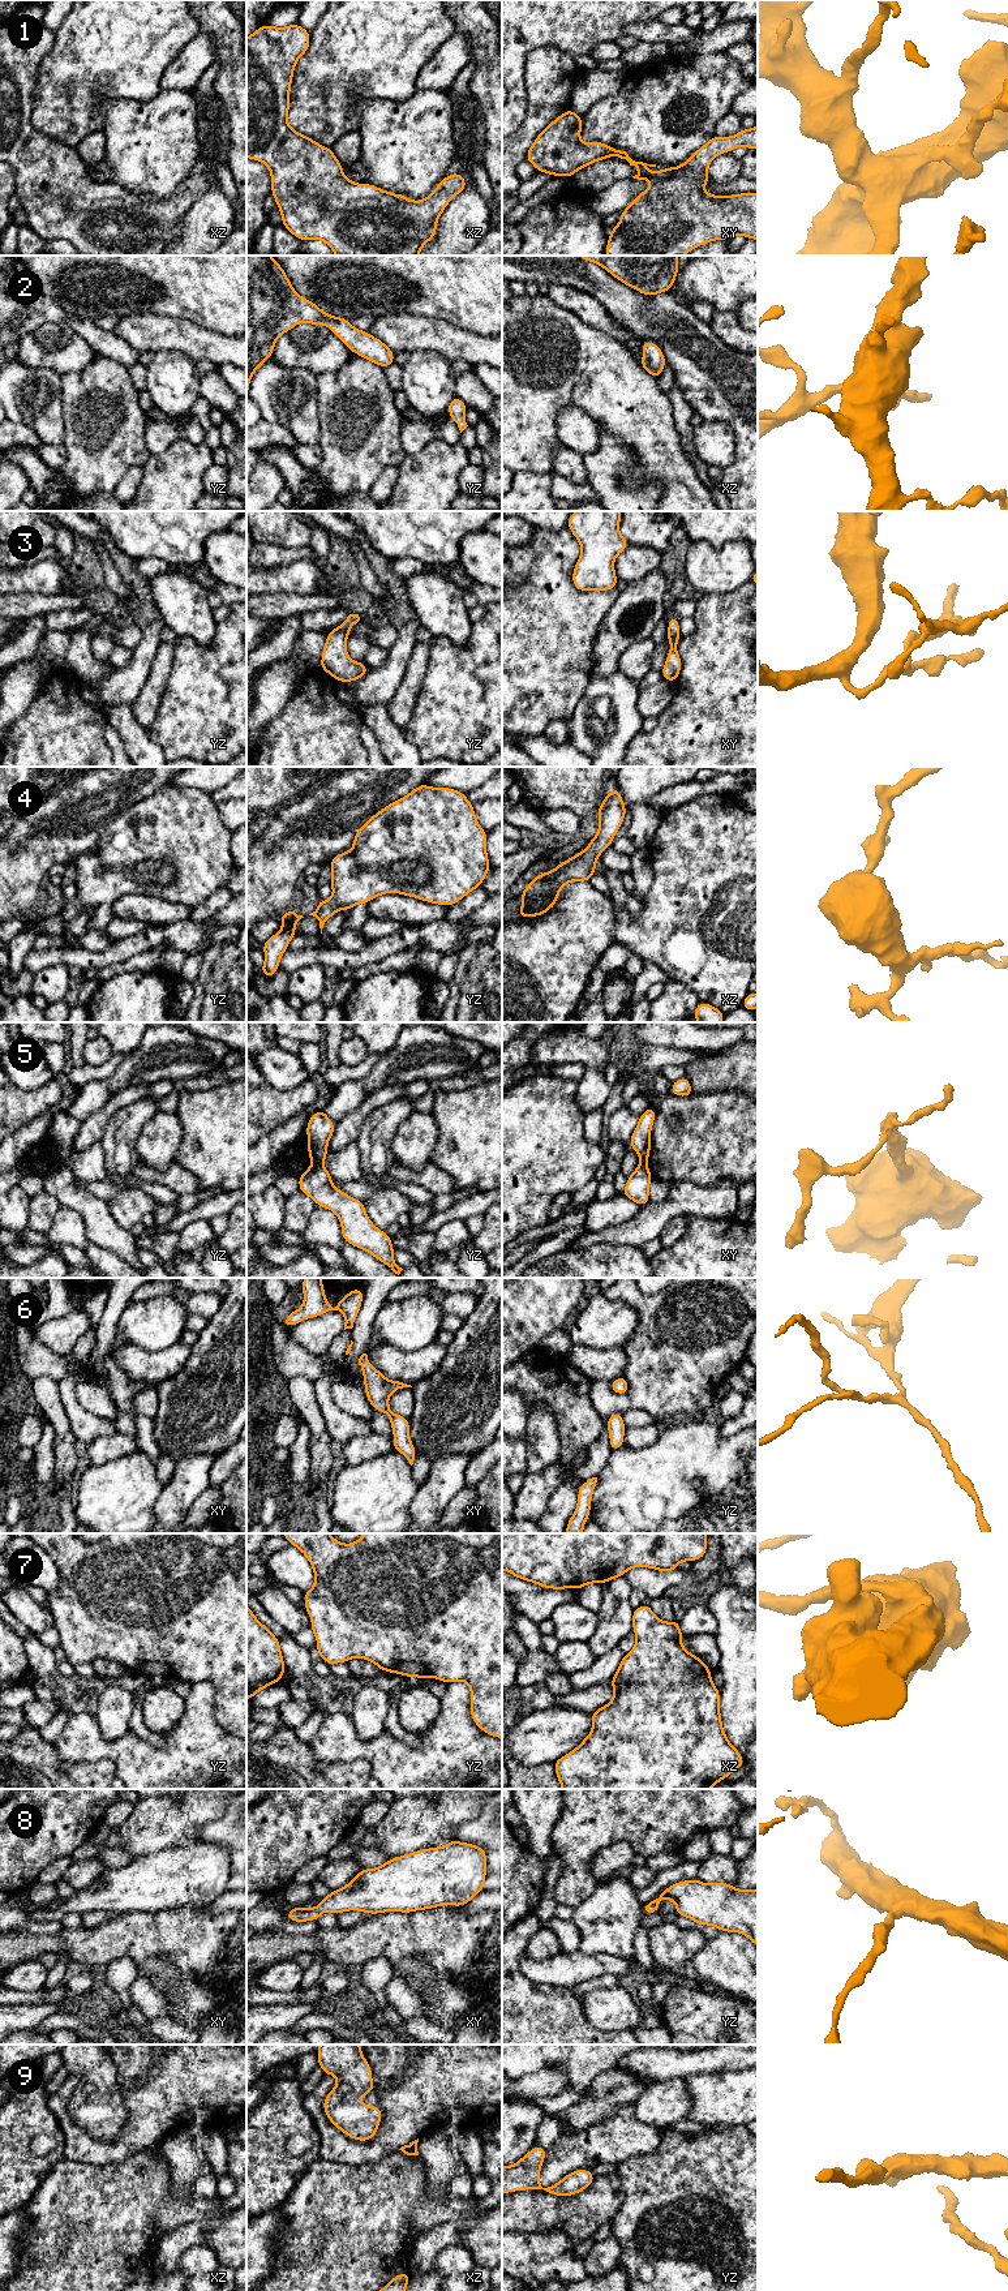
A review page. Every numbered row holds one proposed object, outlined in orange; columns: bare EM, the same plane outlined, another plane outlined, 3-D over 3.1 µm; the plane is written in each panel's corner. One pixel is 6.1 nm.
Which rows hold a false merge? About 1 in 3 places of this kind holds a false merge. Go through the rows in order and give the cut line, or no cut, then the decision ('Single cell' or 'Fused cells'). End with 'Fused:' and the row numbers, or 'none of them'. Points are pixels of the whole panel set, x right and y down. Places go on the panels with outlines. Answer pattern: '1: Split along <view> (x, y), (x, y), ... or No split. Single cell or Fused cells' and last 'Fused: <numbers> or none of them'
1: No split. Single cell
2: No split. Single cell
3: No split. Single cell
4: No split. Single cell
5: Split along yz (313, 1162), (321, 1165). Fused cells
6: No split. Single cell
7: No split. Single cell
8: No split. Single cell
9: No split. Single cell
Fused: 5

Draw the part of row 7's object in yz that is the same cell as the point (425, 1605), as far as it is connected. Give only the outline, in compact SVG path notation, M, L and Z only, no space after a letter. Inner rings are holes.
M282 1533L309 1559L314 1571L314 1586L304 1592L305 1610L317 1638L316 1652L327 1665L365 1659L382 1672L417 1677L433 1677L446 1683L464 1681L471 1690L472 1721L486 1734L502 1738L502 1533L365 1533L352 1544L342 1544L329 1533Z

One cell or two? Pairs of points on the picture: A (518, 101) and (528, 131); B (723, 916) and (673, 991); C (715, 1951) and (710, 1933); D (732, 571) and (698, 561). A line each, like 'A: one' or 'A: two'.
A: two
B: two
C: two
D: one

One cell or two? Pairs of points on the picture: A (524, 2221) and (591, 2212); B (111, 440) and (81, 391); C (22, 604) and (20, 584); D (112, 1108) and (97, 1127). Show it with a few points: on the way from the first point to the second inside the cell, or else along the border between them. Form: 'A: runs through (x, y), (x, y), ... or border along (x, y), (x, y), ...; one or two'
A: runs through (541, 2213), (574, 2213); one
B: runs through (103, 428), (102, 412), (93, 403); one
C: border along (13, 592), (34, 592), (51, 596); two
D: runs through (107, 1112), (98, 1122); one

